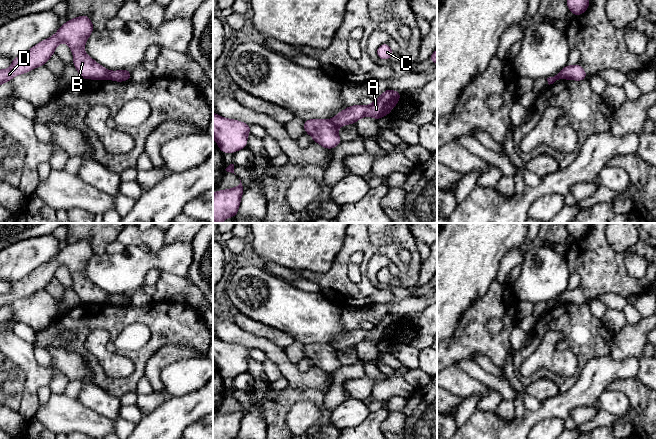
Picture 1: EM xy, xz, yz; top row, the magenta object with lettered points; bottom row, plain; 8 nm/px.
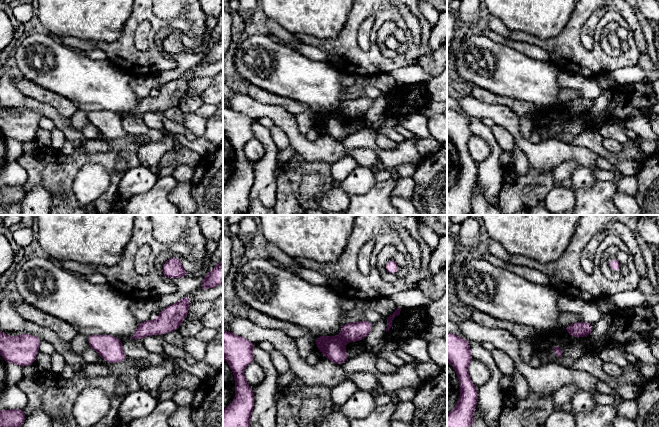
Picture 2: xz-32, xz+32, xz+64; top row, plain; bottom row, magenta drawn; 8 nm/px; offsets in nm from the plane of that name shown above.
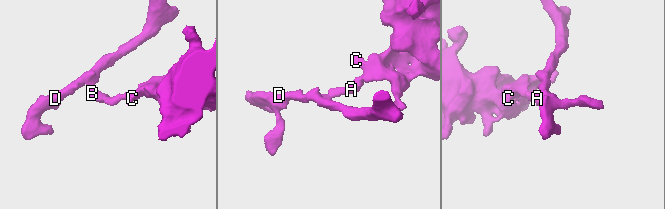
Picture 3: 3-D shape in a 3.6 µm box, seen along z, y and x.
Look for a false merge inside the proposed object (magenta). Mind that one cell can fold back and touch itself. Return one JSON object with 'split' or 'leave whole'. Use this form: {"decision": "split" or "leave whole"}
{"decision": "split"}

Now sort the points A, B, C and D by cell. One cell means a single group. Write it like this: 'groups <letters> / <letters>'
groups A C / B D

